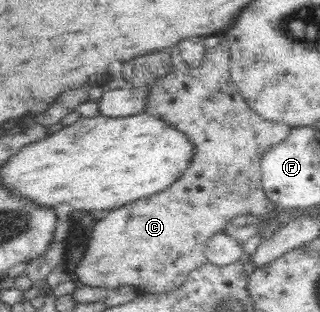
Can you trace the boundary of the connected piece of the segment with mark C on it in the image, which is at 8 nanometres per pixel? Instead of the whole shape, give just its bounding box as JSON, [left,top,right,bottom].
[74,35,293,294]

